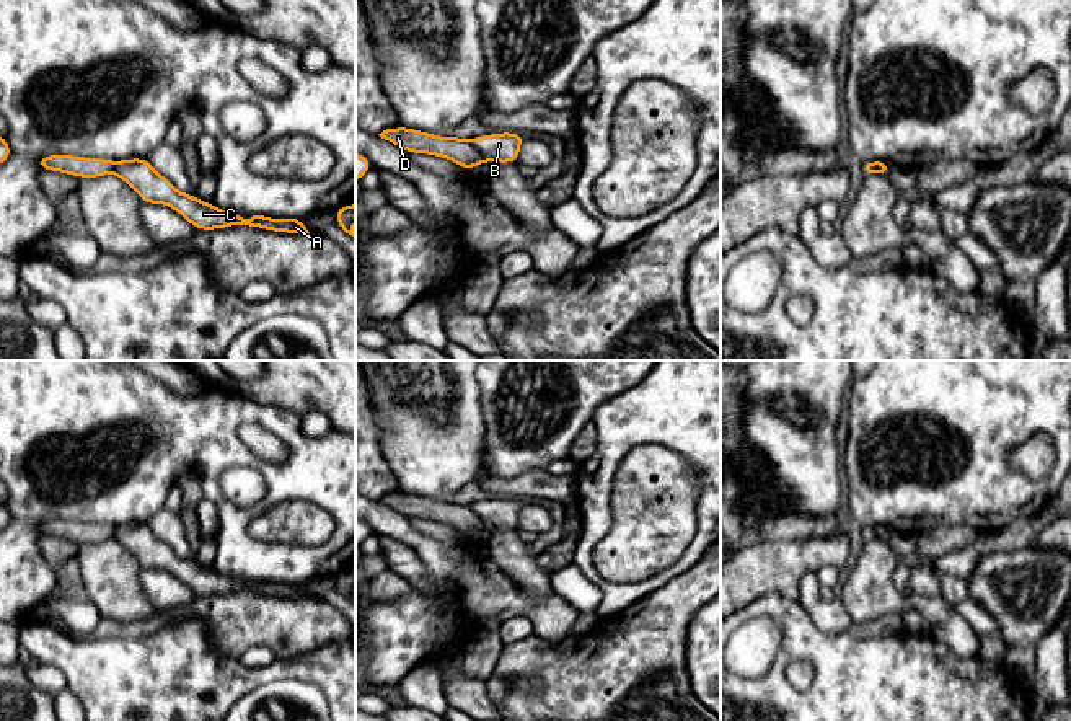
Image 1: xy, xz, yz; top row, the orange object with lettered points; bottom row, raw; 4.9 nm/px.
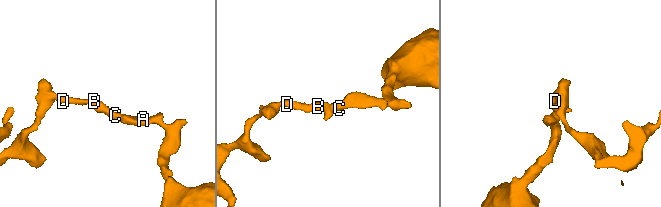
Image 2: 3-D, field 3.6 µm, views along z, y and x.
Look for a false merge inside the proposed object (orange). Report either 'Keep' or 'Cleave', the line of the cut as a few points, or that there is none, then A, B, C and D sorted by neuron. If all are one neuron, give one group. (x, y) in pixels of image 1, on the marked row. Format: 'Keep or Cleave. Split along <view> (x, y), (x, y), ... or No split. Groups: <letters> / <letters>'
Cleave. Split along xz (470, 141), (488, 160). Groups: A B C / D

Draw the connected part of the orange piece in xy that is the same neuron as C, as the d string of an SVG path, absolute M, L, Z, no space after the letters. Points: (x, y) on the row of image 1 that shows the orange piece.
M148 158L119 160L112 173L135 191L142 202L165 204L183 215L197 230L218 230L236 225L249 225L279 233L310 233L297 219L275 219L253 215L243 219L223 209L201 201L197 196L178 191L173 183L161 176Z

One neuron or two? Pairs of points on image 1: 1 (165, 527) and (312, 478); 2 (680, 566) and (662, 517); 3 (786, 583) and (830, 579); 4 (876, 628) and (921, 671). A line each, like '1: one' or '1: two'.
1: two
2: two
3: two
4: two

